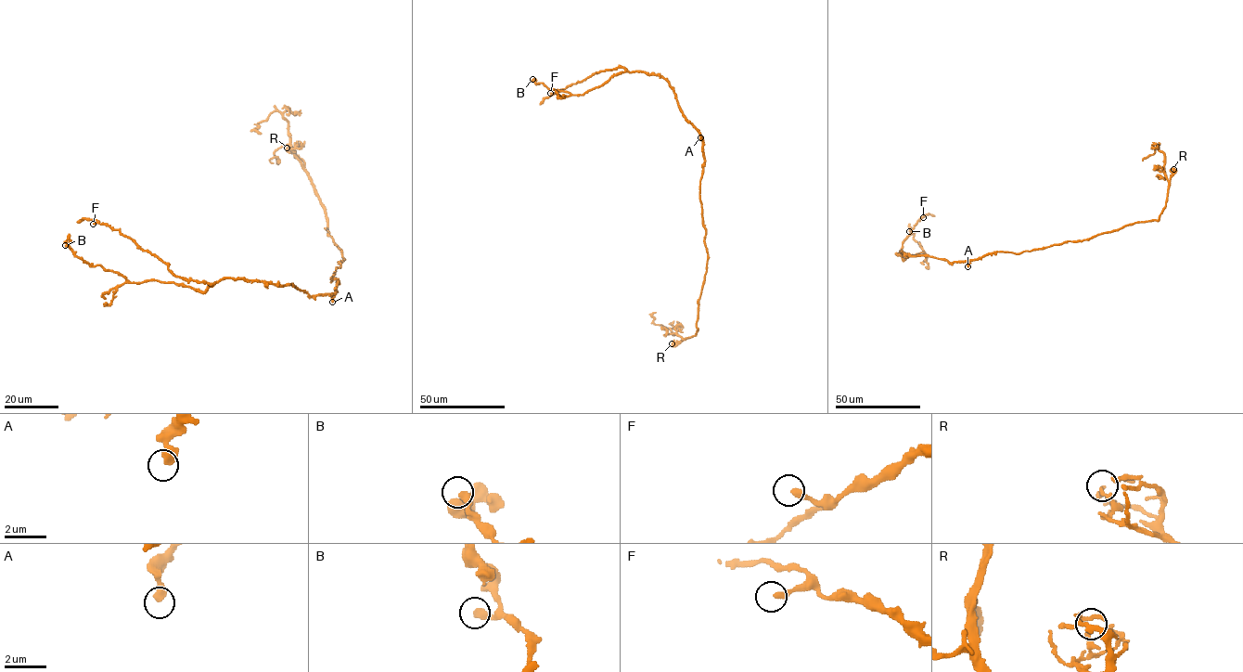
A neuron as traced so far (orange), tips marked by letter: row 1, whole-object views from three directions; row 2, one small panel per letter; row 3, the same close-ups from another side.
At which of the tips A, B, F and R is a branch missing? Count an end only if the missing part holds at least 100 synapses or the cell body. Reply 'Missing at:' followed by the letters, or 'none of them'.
Missing at: none of them

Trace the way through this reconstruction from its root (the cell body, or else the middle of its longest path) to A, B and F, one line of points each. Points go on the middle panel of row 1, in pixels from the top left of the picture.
A: (700, 179), (704, 161), (700, 137)
B: (700, 179), (702, 137), (663, 78), (621, 71), (583, 95), (548, 89), (532, 79)
F: (700, 179), (704, 161), (702, 137), (686, 121), (674, 90), (663, 78), (617, 67), (550, 93)

